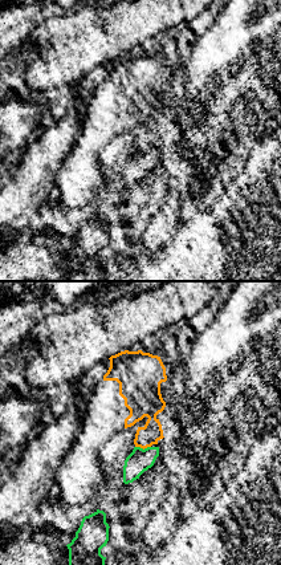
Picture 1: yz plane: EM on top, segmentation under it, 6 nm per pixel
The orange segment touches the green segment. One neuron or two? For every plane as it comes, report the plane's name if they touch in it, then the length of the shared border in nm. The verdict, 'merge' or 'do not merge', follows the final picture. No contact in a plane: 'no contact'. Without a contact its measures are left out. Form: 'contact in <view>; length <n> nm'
contact in yz; length 100 nm

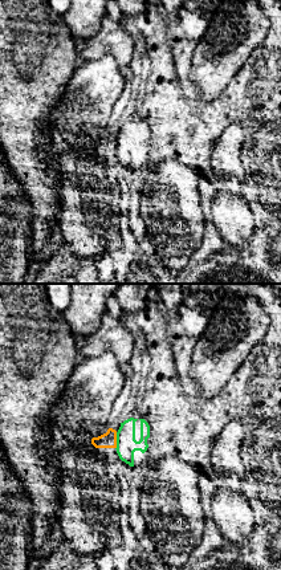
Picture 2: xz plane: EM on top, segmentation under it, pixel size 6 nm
contact in xz; length 100 nm

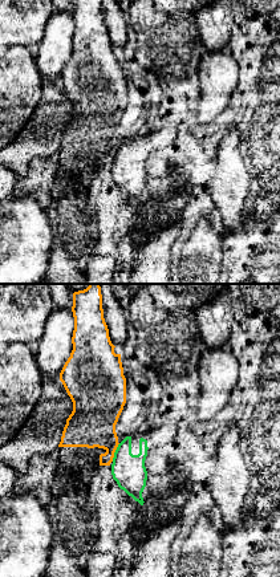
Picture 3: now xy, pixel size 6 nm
contact in xy; length 120 nm

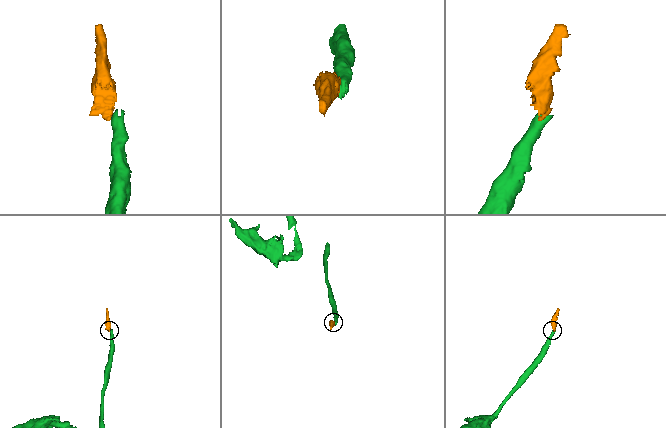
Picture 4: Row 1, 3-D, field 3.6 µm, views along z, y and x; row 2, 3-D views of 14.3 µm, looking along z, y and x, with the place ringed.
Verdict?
do not merge

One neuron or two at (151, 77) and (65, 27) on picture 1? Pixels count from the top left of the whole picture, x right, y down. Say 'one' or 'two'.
two

